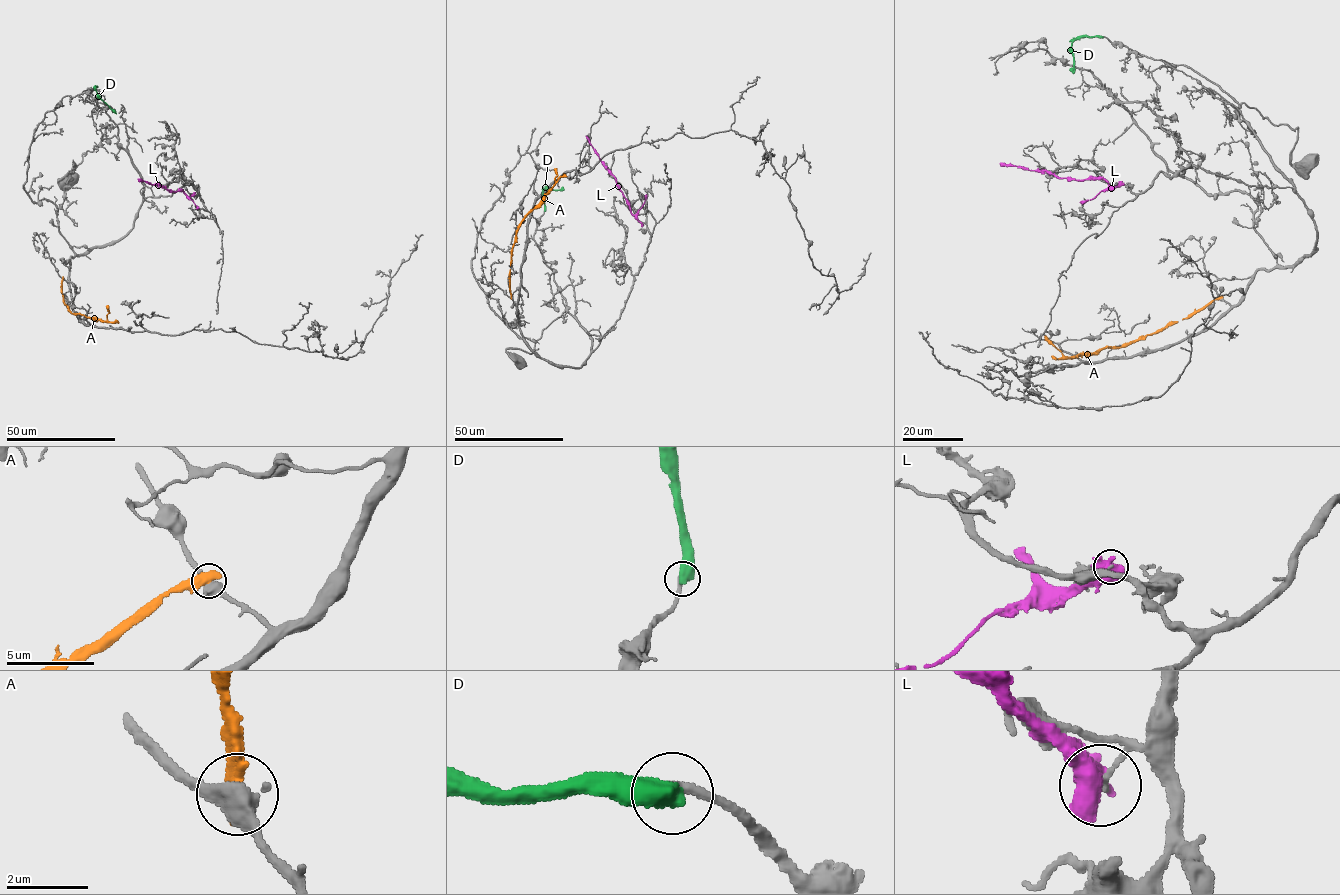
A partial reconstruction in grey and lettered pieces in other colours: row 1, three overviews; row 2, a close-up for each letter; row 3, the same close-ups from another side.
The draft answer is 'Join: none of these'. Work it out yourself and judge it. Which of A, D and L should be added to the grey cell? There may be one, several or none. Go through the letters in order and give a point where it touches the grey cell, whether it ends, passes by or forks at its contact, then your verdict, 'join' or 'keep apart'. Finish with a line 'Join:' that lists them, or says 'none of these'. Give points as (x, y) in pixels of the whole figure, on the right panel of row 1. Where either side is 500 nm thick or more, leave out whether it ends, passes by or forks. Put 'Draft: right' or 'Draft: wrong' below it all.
A: meets grey at (1220, 298); it ends there; keep apart
D: meets grey at (1102, 37); keep apart
L: meets grey at (1121, 183); keep apart
Join: none of these
Draft: right

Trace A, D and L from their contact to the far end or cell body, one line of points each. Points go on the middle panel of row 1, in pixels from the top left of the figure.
A: (511, 297), (511, 250), (518, 226), (555, 182), (555, 169)
D: (544, 210), (543, 190), (564, 190)
L: (642, 225), (630, 210), (616, 179), (586, 136)

